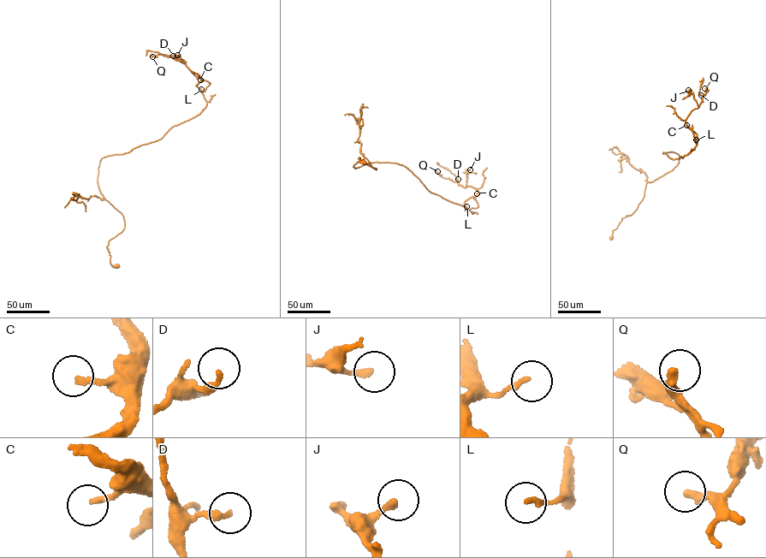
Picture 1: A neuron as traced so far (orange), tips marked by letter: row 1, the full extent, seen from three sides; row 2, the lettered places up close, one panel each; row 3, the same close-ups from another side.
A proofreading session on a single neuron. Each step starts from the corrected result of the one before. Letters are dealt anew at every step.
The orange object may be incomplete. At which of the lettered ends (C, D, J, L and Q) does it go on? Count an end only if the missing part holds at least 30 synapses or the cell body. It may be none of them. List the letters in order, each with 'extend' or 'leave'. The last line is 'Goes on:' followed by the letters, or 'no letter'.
C: leave
D: leave
J: leave
L: leave
Q: extend
Goes on: Q

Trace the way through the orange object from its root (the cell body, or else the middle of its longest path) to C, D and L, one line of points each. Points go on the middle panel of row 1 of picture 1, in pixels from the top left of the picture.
C: (364, 162), (359, 157), (377, 169), (365, 158), (353, 166), (404, 166), (466, 210), (477, 193)
D: (364, 162), (377, 169), (365, 158), (353, 166), (404, 166), (468, 210), (478, 192), (458, 179)
L: (364, 162), (359, 157), (377, 169), (365, 158), (353, 166), (401, 164), (430, 192), (466, 206)

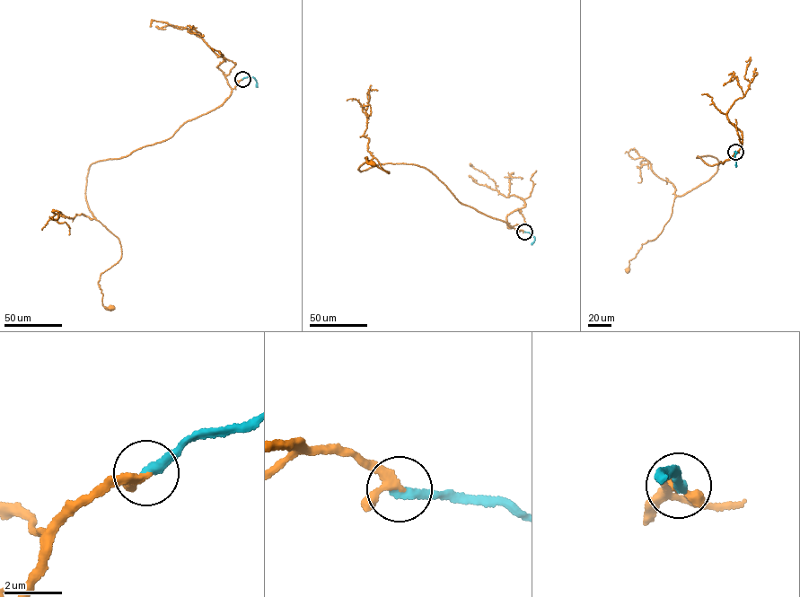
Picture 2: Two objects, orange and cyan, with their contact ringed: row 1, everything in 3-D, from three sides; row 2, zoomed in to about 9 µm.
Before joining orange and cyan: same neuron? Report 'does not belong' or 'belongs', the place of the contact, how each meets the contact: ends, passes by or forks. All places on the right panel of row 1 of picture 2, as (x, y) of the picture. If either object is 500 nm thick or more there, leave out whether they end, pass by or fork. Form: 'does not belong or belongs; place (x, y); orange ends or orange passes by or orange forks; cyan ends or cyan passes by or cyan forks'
belongs; place (735, 152); orange passes by; cyan ends

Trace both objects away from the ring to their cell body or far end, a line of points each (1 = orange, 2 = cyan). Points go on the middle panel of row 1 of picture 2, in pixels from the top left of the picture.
1: (524, 232), (461, 203), (426, 168), (386, 162), (358, 169), (373, 158), (389, 172), (364, 158), (372, 163)
2: (524, 232), (534, 237), (531, 244)

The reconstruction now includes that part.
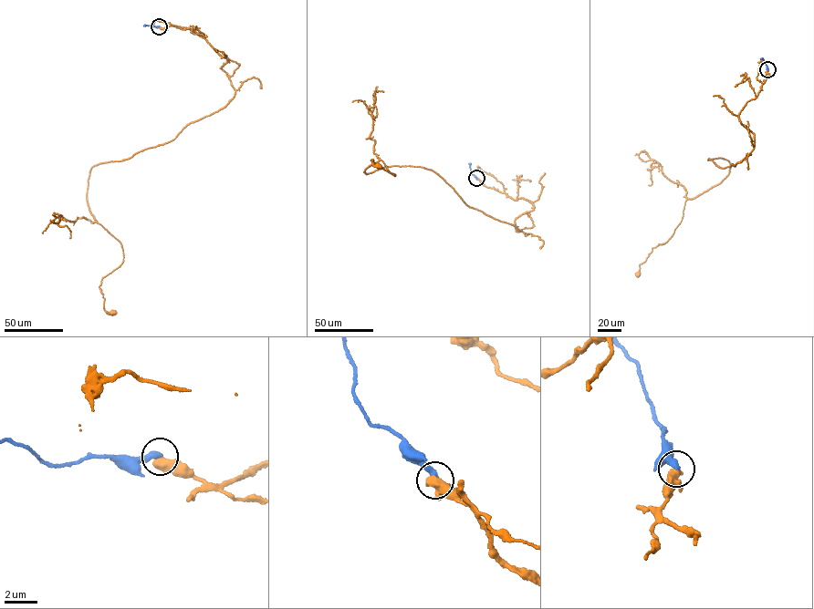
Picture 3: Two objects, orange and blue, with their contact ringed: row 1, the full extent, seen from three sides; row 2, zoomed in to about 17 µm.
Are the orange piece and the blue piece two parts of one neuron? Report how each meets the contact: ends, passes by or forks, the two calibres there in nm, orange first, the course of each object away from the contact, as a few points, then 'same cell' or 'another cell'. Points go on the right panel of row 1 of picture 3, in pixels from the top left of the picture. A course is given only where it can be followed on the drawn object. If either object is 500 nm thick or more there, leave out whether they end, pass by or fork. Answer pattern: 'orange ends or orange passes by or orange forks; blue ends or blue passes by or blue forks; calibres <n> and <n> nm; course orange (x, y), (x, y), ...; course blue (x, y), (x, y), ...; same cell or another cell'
calibres 600 and 400 nm; course orange (767, 69), (738, 116), (753, 149), (735, 166), (708, 159), (727, 159), (729, 173), (685, 201), (638, 274); course blue (767, 69), (761, 58); another cell

